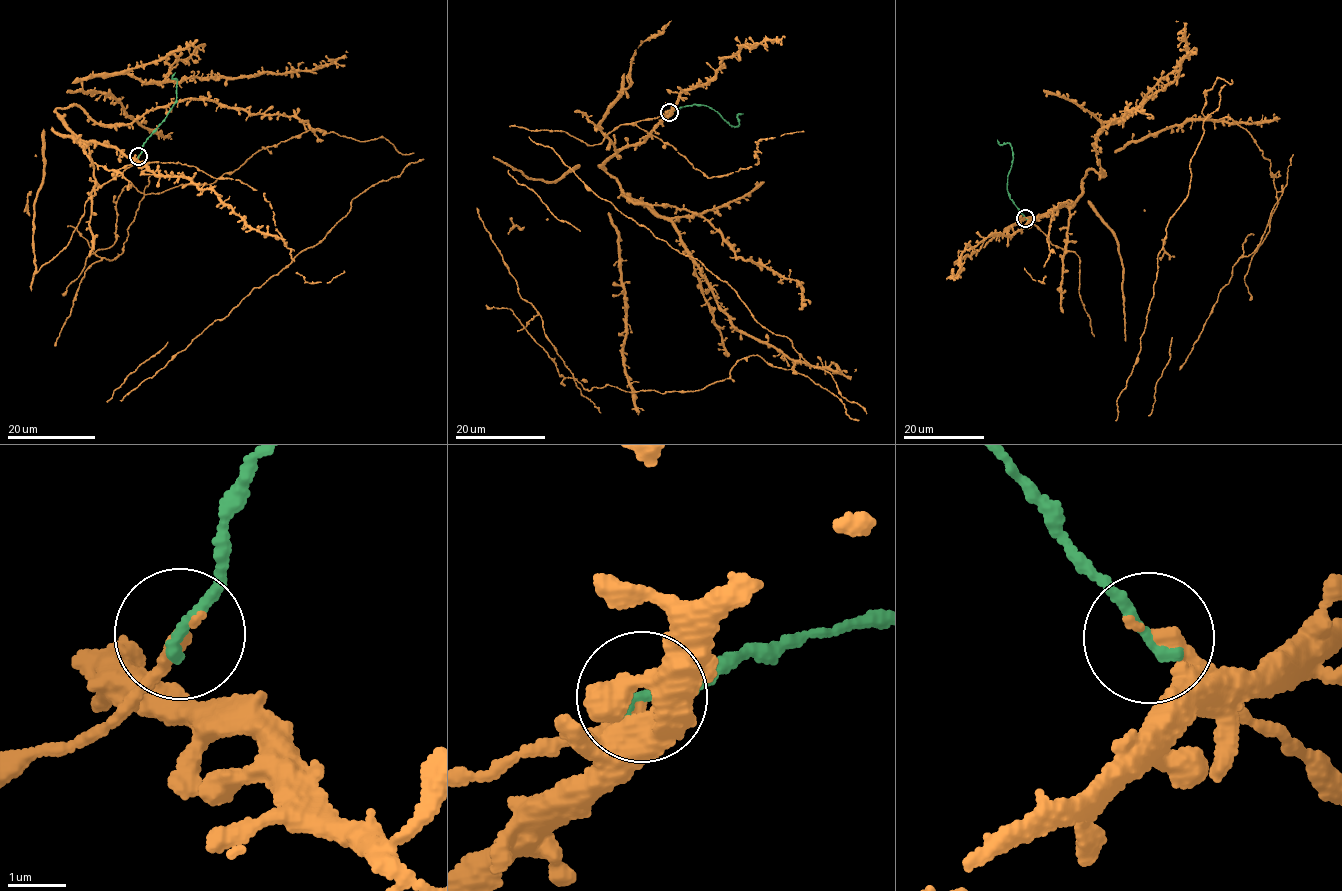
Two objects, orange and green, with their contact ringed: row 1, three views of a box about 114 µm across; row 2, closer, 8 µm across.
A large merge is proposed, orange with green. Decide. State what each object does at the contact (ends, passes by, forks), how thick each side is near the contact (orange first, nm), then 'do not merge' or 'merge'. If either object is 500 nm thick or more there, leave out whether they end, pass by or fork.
orange ends; green ends; calibres 280 and 200 nm; merge

